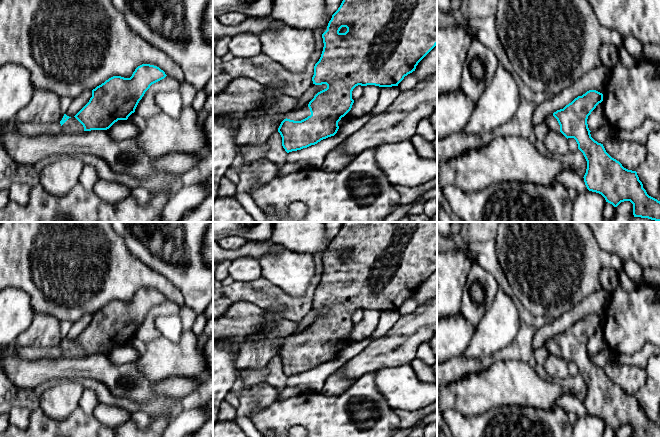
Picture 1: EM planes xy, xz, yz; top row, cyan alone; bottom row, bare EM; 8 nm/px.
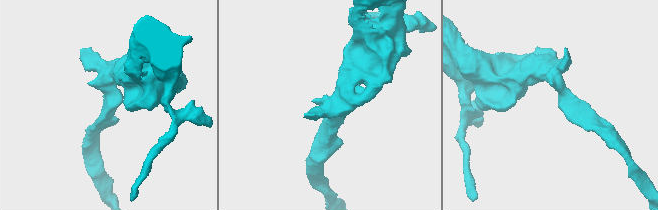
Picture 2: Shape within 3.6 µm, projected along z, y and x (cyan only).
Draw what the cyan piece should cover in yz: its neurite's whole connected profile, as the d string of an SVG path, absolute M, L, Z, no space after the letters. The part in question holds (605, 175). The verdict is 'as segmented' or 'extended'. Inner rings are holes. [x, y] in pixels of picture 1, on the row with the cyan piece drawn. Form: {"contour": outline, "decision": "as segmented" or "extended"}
{"contour": "M589 90L545 120L548 129L574 138L587 161L584 182L589 191L601 194L617 207L621 202L633 204L634 217L661 221L661 202L649 196L636 171L628 170L605 150L590 134L587 119L603 101L603 94Z", "decision": "extended"}

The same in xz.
{"contour": "M343 0L322 38L324 47L314 66L312 81L315 85L326 84L327 88L318 92L307 106L289 111L281 122L278 132L287 153L334 136L339 129L338 122L352 108L352 91L356 86L398 86L405 76L415 71L418 63L437 45L437 0Z", "decision": "extended"}

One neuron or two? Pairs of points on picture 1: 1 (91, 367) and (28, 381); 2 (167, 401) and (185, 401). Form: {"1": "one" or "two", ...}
{"1": "one", "2": "one"}

